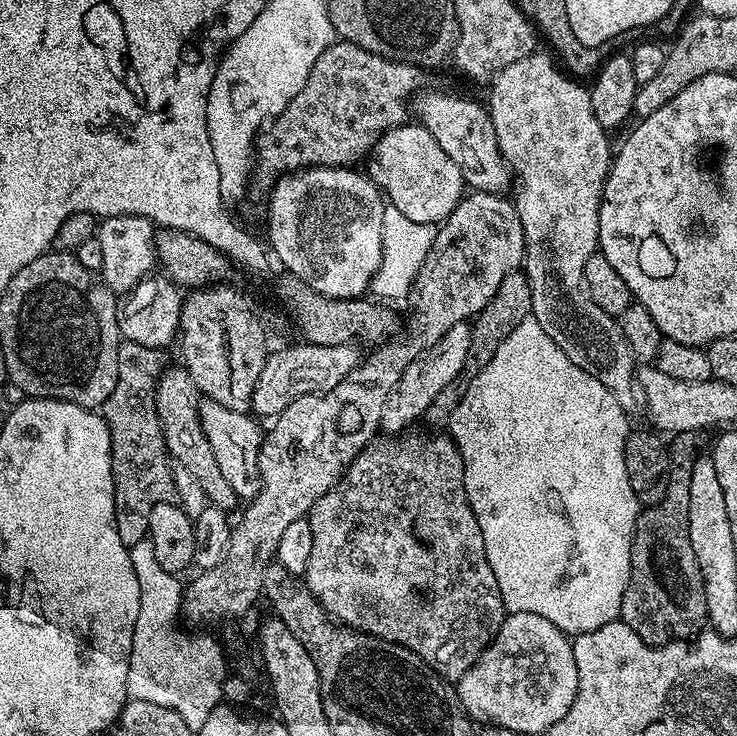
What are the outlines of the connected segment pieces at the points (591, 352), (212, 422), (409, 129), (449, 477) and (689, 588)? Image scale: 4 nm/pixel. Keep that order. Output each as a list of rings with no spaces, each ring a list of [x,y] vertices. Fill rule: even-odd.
[[[535,52],[524,59],[519,59],[518,62],[514,62],[510,66],[506,66],[497,76],[492,77],[490,81],[490,87],[492,87],[492,89],[488,92],[488,100],[486,99],[488,117],[492,119],[494,124],[494,134],[498,140],[500,157],[508,163],[515,183],[516,180],[520,183],[516,188],[514,203],[516,206],[516,213],[520,219],[520,225],[524,231],[522,271],[529,282],[530,298],[532,299],[532,311],[530,316],[531,319],[538,322],[538,326],[542,326],[542,330],[546,330],[546,334],[550,334],[550,338],[554,338],[554,342],[558,342],[562,354],[566,354],[566,358],[570,358],[570,362],[574,362],[574,366],[578,366],[582,370],[586,370],[586,374],[598,378],[598,382],[602,382],[602,386],[606,386],[610,390],[610,394],[614,394],[614,398],[618,398],[618,402],[624,407],[625,412],[635,414],[636,411],[639,413],[642,408],[642,397],[636,387],[638,361],[636,357],[632,355],[630,346],[626,342],[626,338],[620,329],[617,317],[606,314],[606,310],[602,310],[598,307],[597,304],[588,297],[587,291],[581,287],[584,283],[586,262],[592,256],[597,255],[598,252],[598,245],[600,243],[600,193],[604,191],[604,180],[608,176],[608,169],[612,166],[614,148],[613,145],[608,145],[609,133],[600,125],[598,118],[594,118],[594,106],[590,106],[589,89],[585,87],[585,85],[583,88],[583,86],[580,85],[583,83],[577,82],[571,75],[561,71],[557,61],[551,55],[549,56],[550,57],[542,54],[542,52]]]
[[[207,398],[200,401],[200,421],[202,434],[206,434],[206,442],[210,442],[214,458],[222,469],[222,478],[230,482],[230,490],[234,490],[241,501],[253,500],[260,493],[258,454],[262,443],[262,428],[260,432],[259,426],[255,424],[257,421],[248,412],[232,412],[226,406]]]
[[[405,122],[385,132],[370,153],[370,175],[393,208],[402,210],[410,222],[439,225],[465,195],[464,176],[454,158],[434,142],[434,134],[419,122]]]
[[[428,430],[416,431],[384,438],[388,440],[373,439],[372,443],[350,462],[343,478],[330,491],[322,494],[318,502],[314,502],[306,517],[310,531],[314,534],[314,543],[310,553],[310,566],[306,566],[302,583],[312,591],[314,598],[337,624],[409,648],[411,652],[423,658],[425,664],[434,669],[439,676],[449,682],[455,682],[462,674],[466,674],[466,670],[470,670],[470,666],[474,666],[474,662],[478,662],[481,654],[488,649],[488,645],[492,643],[502,626],[506,609],[502,602],[502,594],[498,590],[498,582],[494,578],[494,570],[490,570],[490,562],[486,558],[486,546],[482,542],[478,518],[474,518],[474,510],[466,498],[464,463],[458,446],[453,442],[451,435],[433,434]]]
[[[664,498],[656,504],[649,504],[636,517],[636,531],[630,536],[630,559],[632,573],[622,598],[619,619],[623,620],[642,642],[659,646],[688,642],[705,631],[708,624],[706,590],[702,570],[698,570],[698,558],[694,558],[694,546],[690,546],[688,510],[683,499]]]

